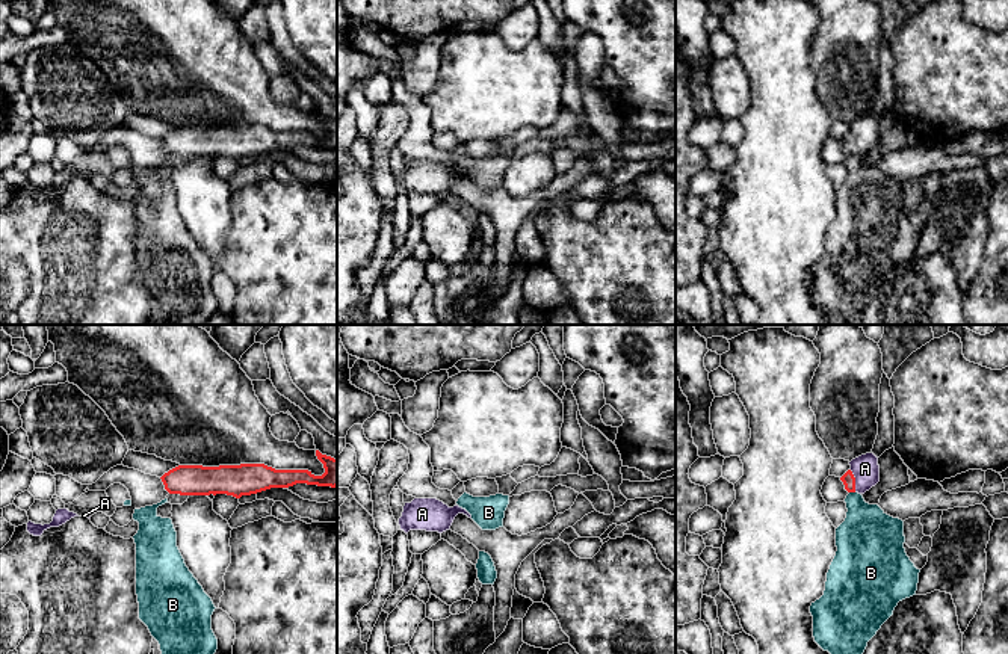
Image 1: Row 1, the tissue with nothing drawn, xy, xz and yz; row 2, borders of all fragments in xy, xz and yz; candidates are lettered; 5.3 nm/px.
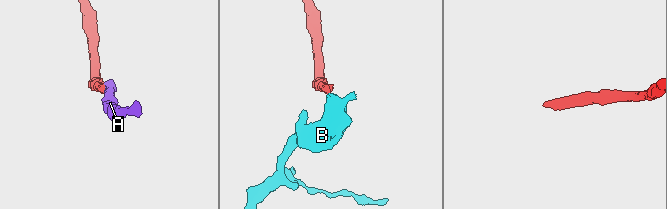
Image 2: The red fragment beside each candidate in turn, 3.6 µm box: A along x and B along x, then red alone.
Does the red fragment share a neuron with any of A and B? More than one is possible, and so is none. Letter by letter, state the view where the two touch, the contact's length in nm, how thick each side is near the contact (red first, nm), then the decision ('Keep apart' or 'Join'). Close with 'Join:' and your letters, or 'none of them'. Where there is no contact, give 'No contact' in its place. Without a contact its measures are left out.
A: Touches red in yz. Shared border 130 nm. Thickness 70 nm (red) against 140 nm. Join
B: Touches red in yz. Shared border 30 nm. Thickness 70 nm (red) against 300 nm. Keep apart
Join: A

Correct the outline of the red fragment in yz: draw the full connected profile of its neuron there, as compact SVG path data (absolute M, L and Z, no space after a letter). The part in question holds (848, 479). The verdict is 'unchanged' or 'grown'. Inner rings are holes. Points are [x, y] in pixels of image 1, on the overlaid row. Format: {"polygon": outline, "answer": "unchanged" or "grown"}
{"polygon": "M861 455L849 462L851 468L840 477L848 492L864 494L880 482L878 458Z", "answer": "grown"}

